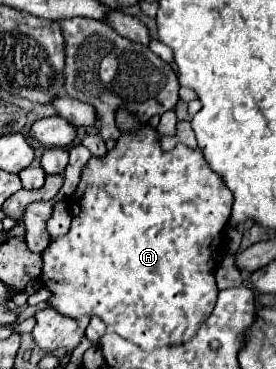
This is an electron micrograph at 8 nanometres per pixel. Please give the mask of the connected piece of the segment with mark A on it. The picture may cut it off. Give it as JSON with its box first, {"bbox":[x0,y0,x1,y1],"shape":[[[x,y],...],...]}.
{"bbox":[42,111,232,349],"shape":[[[120,111],[116,115],[116,123],[124,133],[118,139],[118,145],[112,151],[108,151],[108,155],[104,159],[92,157],[88,161],[88,165],[82,171],[78,189],[68,199],[68,205],[72,209],[70,231],[60,239],[52,239],[52,245],[42,253],[42,261],[44,261],[42,283],[52,291],[52,297],[50,297],[52,307],[56,311],[60,311],[62,315],[68,315],[74,319],[80,319],[84,315],[90,315],[90,317],[96,315],[120,337],[134,341],[142,349],[154,349],[160,345],[170,345],[170,343],[184,343],[184,341],[192,339],[192,335],[196,333],[196,329],[202,325],[202,321],[206,319],[206,315],[212,311],[212,307],[216,303],[218,287],[216,287],[216,279],[212,275],[212,267],[214,267],[212,253],[222,247],[222,229],[232,213],[232,193],[228,191],[228,187],[224,185],[220,175],[210,171],[210,167],[200,151],[192,151],[186,145],[176,145],[174,151],[164,153],[160,149],[156,131],[150,129],[148,125],[140,125],[136,119],[132,119],[132,115],[128,111]]]}

